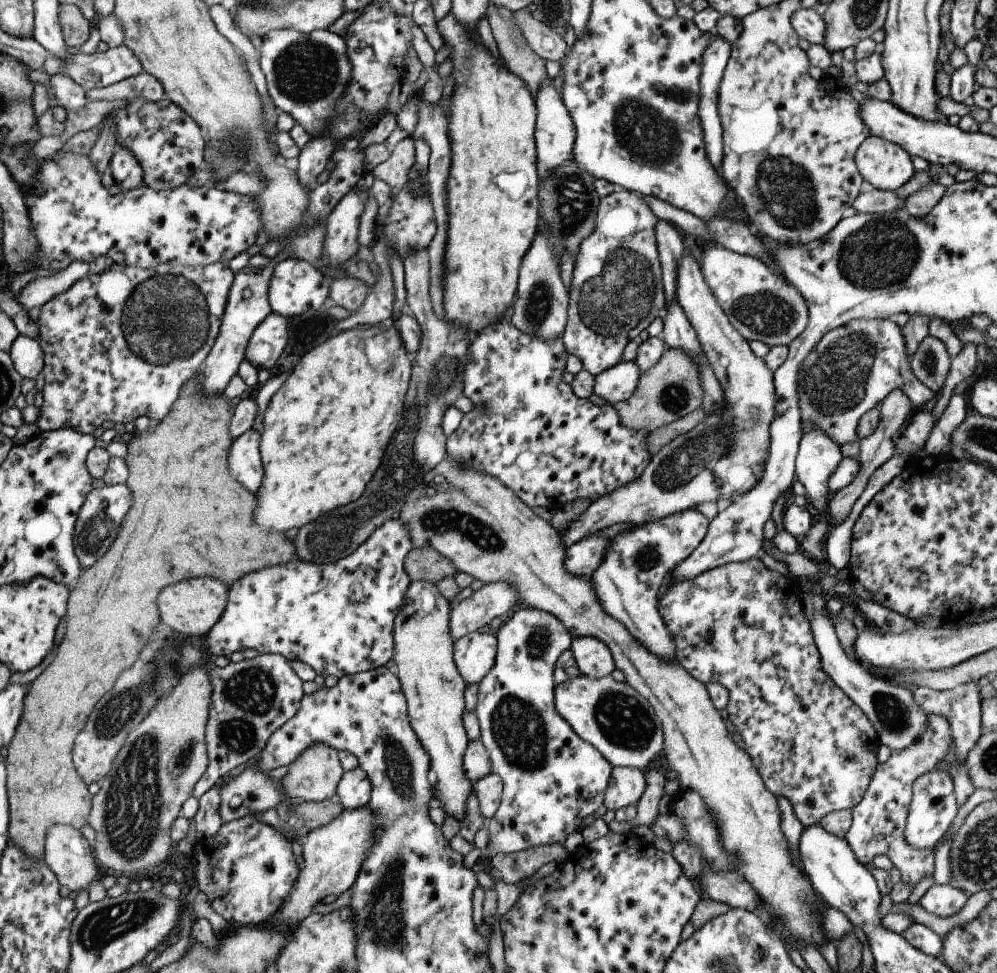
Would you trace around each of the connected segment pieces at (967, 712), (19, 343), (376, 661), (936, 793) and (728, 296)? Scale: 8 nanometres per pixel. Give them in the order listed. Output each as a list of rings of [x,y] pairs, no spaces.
[[[975,681],[958,684],[955,688],[945,689],[944,691],[929,690],[925,687],[910,688],[911,698],[915,702],[915,706],[923,712],[923,714],[934,714],[942,716],[950,726],[950,734],[952,736],[953,748],[955,748],[955,758],[959,764],[965,765],[965,756],[979,736],[981,736],[980,723],[980,700],[979,688]]]
[[[17,335],[8,350],[13,368],[22,378],[35,380],[42,369],[41,347],[36,339]]]
[[[393,518],[375,528],[365,540],[362,540],[355,547],[353,552],[349,553],[345,558],[339,559],[337,562],[318,565],[315,563],[305,563],[300,559],[293,558],[289,562],[285,562],[285,564],[273,565],[271,568],[262,568],[261,570],[257,570],[257,572],[245,574],[245,576],[242,576],[239,580],[235,580],[228,587],[227,602],[219,620],[201,637],[192,638],[194,639],[195,646],[197,650],[198,647],[205,650],[213,658],[217,656],[228,657],[233,652],[241,652],[247,648],[251,648],[251,650],[255,650],[259,654],[280,654],[288,661],[299,660],[299,662],[305,662],[307,666],[311,666],[317,676],[335,676],[338,679],[373,670],[375,667],[384,666],[393,654],[391,628],[393,628],[395,615],[399,612],[399,606],[403,604],[403,594],[405,594],[405,590],[407,590],[410,582],[409,577],[403,570],[403,559],[411,549],[411,540],[409,540],[409,534],[407,534],[407,527],[403,526],[401,520],[398,518]]]
[[[932,770],[915,779],[912,786],[911,800],[904,824],[904,839],[911,848],[917,850],[933,849],[941,840],[959,810],[952,793],[952,780],[947,771]]]
[[[711,242],[701,243],[700,271],[709,290],[713,293],[715,302],[727,315],[731,326],[747,341],[759,341],[765,346],[787,346],[797,338],[807,326],[808,312],[801,294],[795,290],[788,280],[779,274],[773,274],[759,258],[751,255],[740,255],[734,251],[715,245]]]

